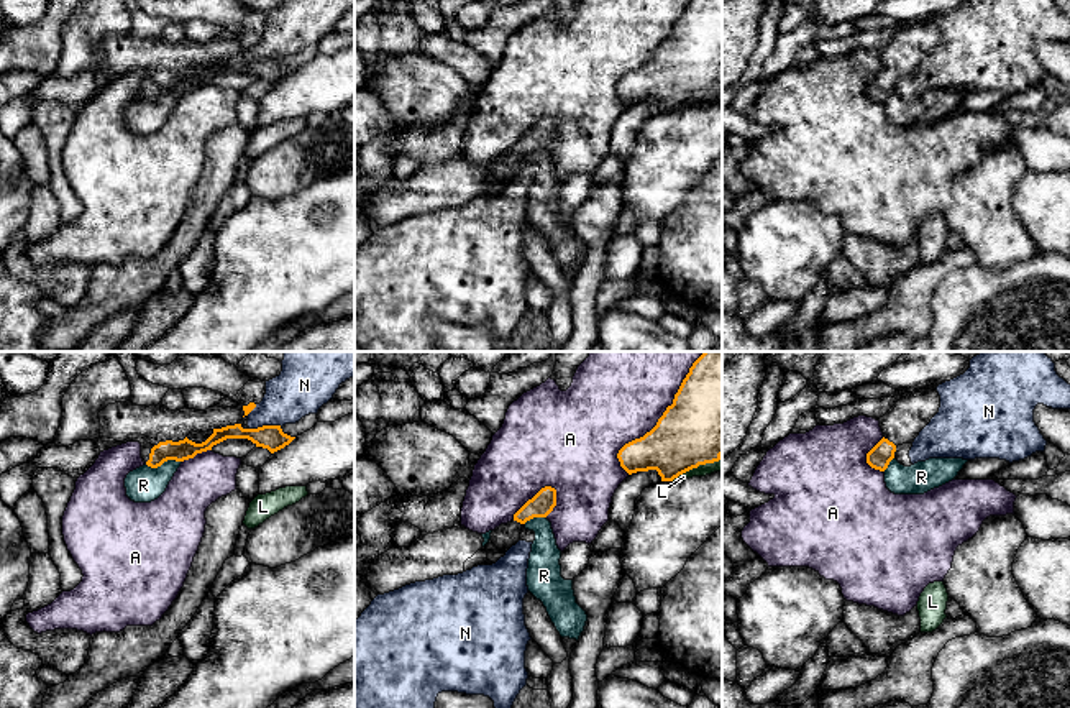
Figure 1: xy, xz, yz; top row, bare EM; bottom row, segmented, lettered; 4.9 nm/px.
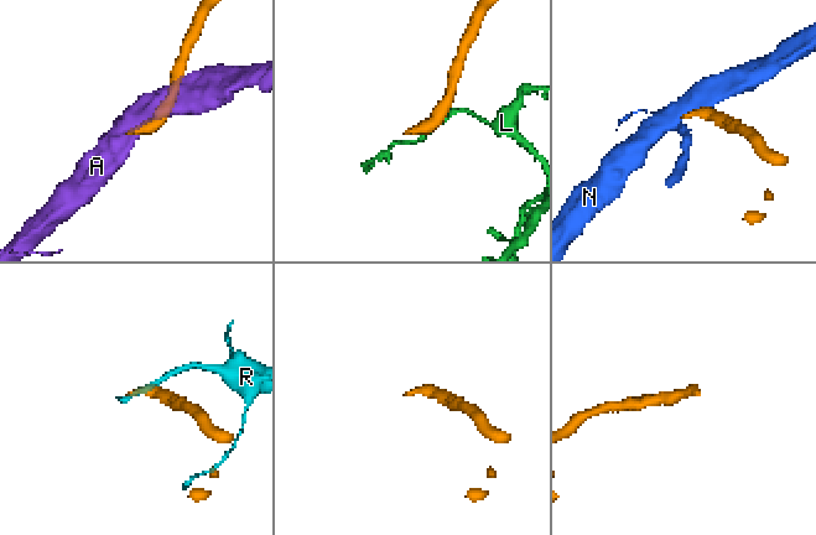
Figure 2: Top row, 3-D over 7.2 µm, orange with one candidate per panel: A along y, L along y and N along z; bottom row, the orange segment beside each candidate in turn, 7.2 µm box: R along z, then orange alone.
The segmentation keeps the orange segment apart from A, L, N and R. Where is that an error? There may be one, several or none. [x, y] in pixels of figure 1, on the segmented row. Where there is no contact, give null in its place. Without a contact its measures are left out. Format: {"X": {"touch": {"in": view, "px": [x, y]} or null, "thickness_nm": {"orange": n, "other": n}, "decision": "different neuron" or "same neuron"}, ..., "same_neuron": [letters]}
{"A": {"touch": {"in": "xz", "px": [660, 418]}, "thickness_nm": {"orange": 400, "other": 460}, "decision": "different neuron"}, "L": {"touch": {"in": "xz", "px": [698, 465]}, "thickness_nm": {"orange": 400, "other": 60}, "decision": "different neuron"}, "N": {"touch": {"in": "xy", "px": [265, 426]}, "thickness_nm": {"orange": 120, "other": 260}, "decision": "different neuron"}, "R": {"touch": {"in": "xy", "px": [163, 462]}, "thickness_nm": {"orange": 100, "other": 180}, "decision": "different neuron"}, "same_neuron": []}

